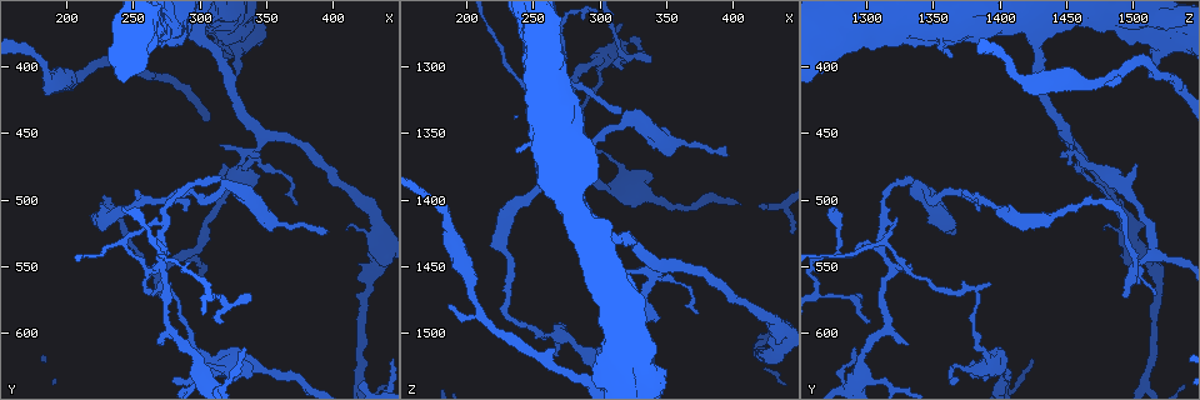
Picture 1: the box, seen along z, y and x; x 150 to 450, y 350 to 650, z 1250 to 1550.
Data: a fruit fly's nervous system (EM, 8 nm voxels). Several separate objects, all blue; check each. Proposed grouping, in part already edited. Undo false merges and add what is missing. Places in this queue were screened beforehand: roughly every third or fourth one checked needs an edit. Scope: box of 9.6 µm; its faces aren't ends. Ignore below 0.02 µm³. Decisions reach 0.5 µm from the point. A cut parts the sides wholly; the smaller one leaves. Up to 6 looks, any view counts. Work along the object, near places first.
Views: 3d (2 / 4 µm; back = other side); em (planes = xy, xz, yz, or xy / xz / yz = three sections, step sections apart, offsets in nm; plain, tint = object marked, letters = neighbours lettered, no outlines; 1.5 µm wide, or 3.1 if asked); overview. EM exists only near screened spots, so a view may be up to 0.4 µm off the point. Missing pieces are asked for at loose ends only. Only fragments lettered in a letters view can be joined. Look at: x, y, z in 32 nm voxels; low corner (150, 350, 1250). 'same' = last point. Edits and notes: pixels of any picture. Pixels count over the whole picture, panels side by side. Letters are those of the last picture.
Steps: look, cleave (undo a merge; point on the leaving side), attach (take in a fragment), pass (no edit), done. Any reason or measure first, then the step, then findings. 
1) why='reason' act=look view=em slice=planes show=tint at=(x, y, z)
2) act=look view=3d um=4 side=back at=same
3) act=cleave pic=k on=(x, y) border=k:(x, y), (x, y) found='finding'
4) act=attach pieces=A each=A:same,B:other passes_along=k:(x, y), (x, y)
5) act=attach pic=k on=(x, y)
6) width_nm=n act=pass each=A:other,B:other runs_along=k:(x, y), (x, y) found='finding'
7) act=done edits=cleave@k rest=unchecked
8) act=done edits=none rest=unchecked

why='calibre changes' act=look view=3d um=4 side=back at=(184, 408, 1412)

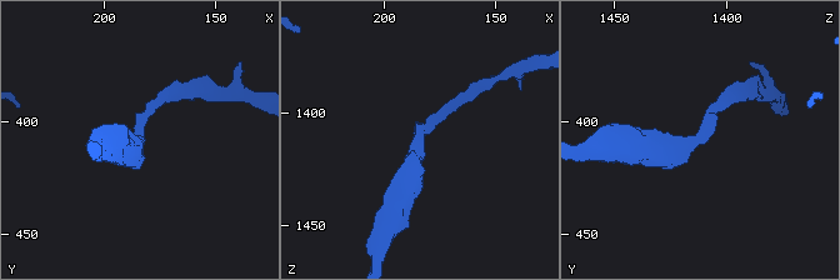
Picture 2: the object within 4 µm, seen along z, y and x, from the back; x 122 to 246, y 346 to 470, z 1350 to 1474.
arm_widths_nm=180,400 act=look view=em slice=xy step=8 show=tint at=(186, 408, 1412)

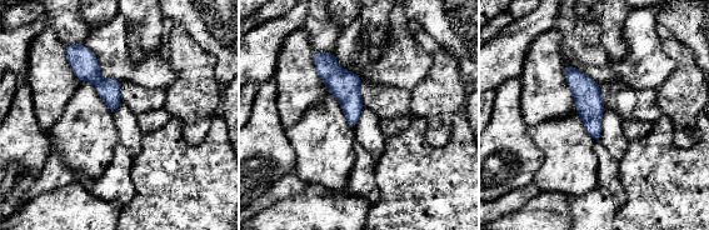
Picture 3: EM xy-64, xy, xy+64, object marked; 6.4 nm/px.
act=look view=em slice=planes show=letters at=same

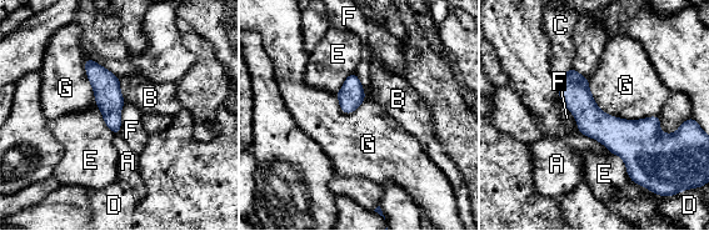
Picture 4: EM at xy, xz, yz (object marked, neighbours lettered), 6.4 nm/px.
act=pass each=A:other,B:other,C:other,D:other,E:other,F:other,G:other border=4:(559, 96), (582, 134) found='one cell here'

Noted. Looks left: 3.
why='a narrow waist' act=look view=3d um=4 at=(314, 494, 1346)

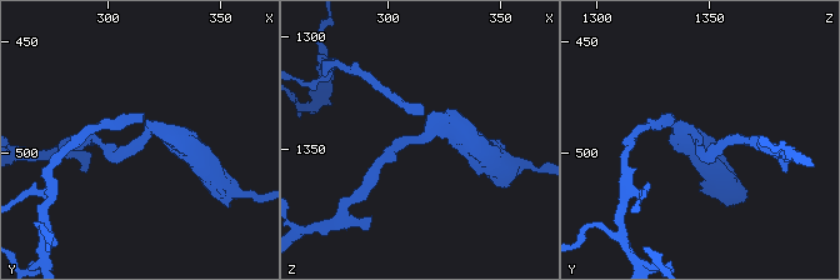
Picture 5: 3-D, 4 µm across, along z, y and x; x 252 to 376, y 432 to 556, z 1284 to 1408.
act=look view=em slice=planes show=plain at=(314, 495, 1345)

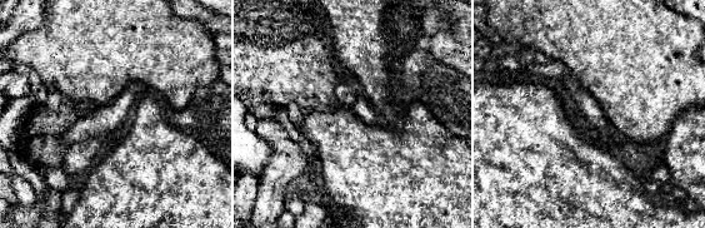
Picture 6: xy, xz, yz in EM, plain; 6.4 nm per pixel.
why='what lies round it' act=look view=em slice=planes show=letters at=same

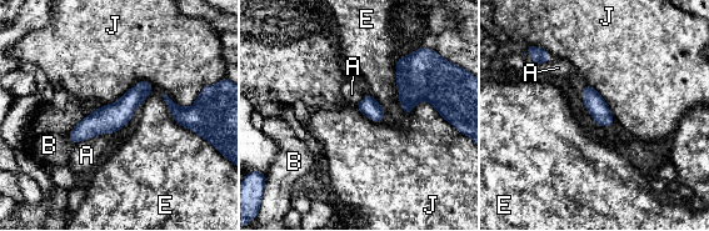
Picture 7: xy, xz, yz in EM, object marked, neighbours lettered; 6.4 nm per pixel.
longest_contact=J:420nm act=pass each=A:other,B:other,E:other,J:other runs_along=7:(148, 86), (116, 115), (73, 137) found='continuous, no second cell'

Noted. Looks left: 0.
act=done edits=none rest=unchecked

